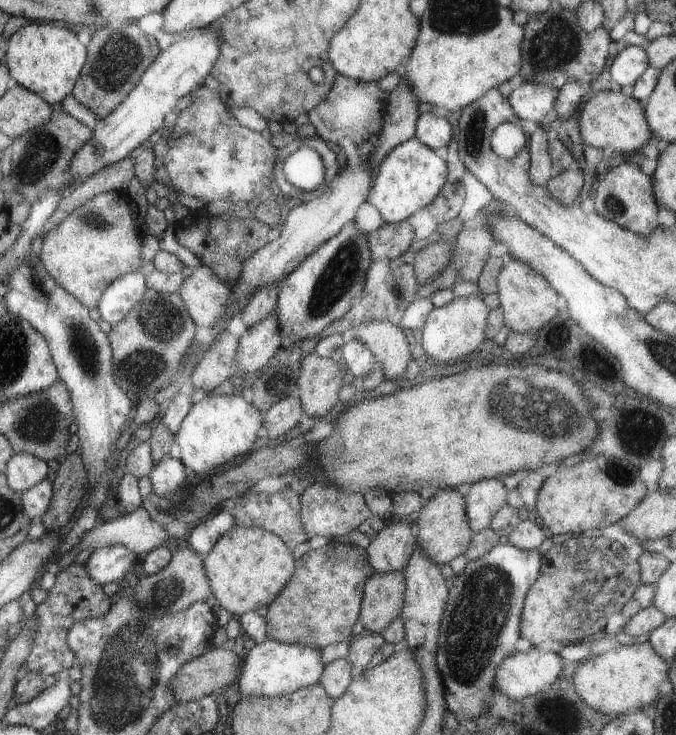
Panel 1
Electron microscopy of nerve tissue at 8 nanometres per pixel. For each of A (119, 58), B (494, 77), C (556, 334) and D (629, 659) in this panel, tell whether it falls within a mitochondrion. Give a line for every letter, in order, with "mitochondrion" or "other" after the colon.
A: mitochondrion
B: other
C: other
D: other

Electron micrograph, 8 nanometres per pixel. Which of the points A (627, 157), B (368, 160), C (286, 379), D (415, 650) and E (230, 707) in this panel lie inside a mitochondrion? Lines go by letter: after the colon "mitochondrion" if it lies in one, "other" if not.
A: other
B: other
C: other
D: other
E: other

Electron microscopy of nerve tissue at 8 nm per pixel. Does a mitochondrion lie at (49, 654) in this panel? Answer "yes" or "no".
no

